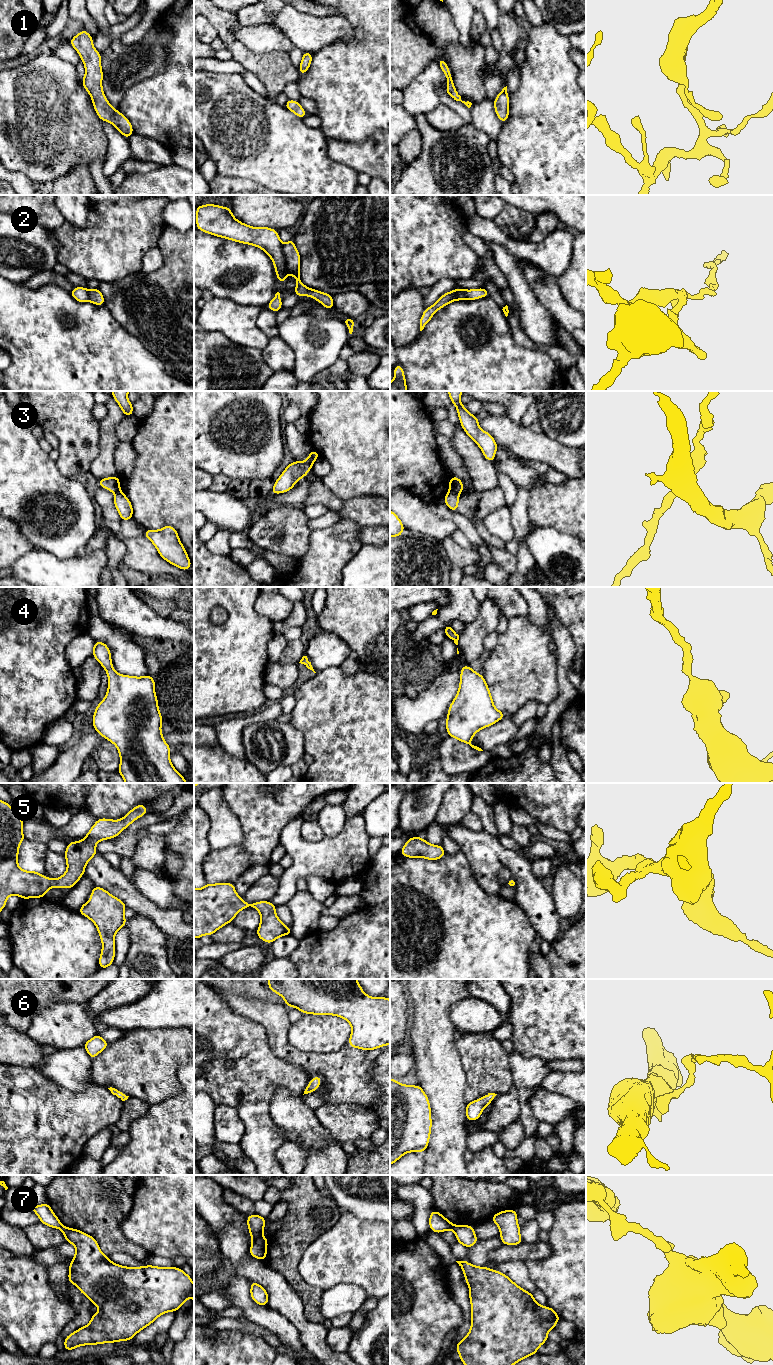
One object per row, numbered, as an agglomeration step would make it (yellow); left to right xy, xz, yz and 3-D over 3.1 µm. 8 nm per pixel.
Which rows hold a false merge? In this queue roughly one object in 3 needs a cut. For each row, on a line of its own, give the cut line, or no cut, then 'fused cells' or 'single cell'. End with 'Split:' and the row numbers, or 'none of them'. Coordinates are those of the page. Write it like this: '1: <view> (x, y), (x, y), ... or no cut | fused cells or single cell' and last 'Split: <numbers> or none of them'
1: no cut | single cell
2: no cut | single cell
3: yz (449, 491), (455, 491), (458, 494) | fused cells
4: no cut | single cell
5: no cut | single cell
6: no cut | single cell
7: xz (261, 1235), (253, 1242) | fused cells
Split: 3, 7

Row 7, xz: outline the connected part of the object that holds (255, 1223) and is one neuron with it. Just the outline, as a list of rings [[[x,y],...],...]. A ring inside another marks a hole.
[[[257,1214],[247,1215],[247,1226],[252,1242],[256,1241],[263,1235],[263,1230],[266,1224],[265,1217],[259,1216]]]

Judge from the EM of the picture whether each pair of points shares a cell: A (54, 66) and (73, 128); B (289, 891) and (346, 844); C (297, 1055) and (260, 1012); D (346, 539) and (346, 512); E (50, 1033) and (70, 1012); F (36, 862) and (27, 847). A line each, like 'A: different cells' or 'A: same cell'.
A: same cell
B: same cell
C: same cell
D: different cells
E: same cell
F: same cell

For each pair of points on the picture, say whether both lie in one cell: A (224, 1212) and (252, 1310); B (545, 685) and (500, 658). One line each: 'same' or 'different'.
A: different
B: same

